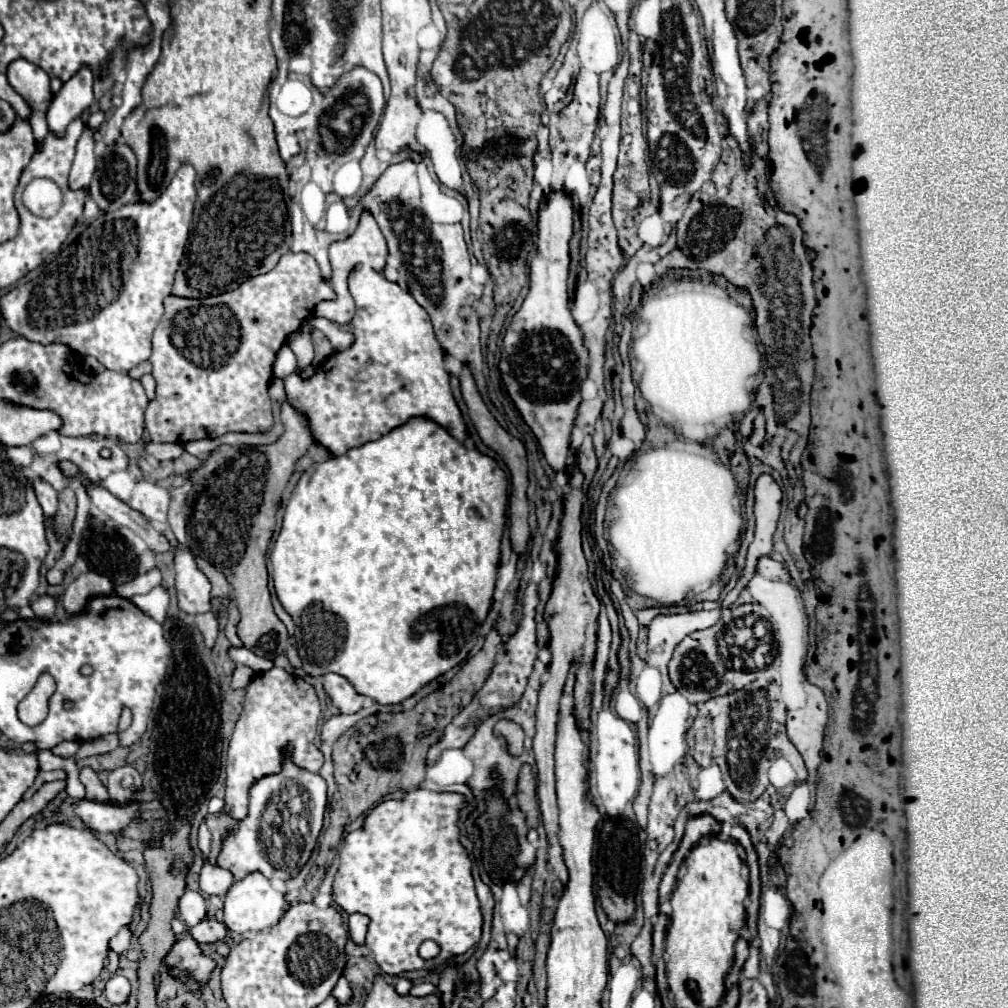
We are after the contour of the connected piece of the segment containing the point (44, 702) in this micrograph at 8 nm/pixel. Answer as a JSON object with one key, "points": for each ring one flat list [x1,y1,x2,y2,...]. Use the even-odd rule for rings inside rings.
{"points":[[42,675,36,687,20,701,18,717,26,725,38,725,48,713,48,701,54,693,54,679,50,675]]}

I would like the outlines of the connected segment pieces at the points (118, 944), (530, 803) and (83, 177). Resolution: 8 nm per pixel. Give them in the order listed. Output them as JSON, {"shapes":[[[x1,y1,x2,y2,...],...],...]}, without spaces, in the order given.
{"shapes":[[[124,925,116,937,110,939,110,949,116,951,116,953,124,953,130,945,130,937,132,937,132,931,130,931,130,925]],[[522,765,522,769,520,769,518,785,516,785,516,797,518,797,518,807,526,815,528,827,538,827,538,823,540,823,540,805,536,801,536,779,532,775,530,765]],[[84,125,82,137,76,145,76,157,70,171,70,187,80,189,88,187,96,171,96,155,94,155,94,129]]]}

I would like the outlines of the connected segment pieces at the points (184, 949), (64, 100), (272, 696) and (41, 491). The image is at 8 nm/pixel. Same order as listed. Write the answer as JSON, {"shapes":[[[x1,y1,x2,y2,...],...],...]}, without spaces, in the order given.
{"shapes":[[[190,931,176,935,176,941,166,959,174,959,174,963,168,967,170,977,194,983,198,989,204,989,208,985,212,971,216,969,216,961,200,949]],[[90,67,78,69,70,81,64,81,60,93,52,101,52,107,48,109,48,127,54,133,64,133,66,125,80,117,80,113,92,105,92,83,94,83,94,73]],[[274,667,270,671,256,673,256,677,250,681,246,687,246,701,244,709,240,713,240,719,234,727,230,749,228,749,228,761,226,761,226,811,234,819,246,817,246,807,248,807,248,789,250,785,276,771,278,767,278,751,280,747,290,741,294,745,292,761,308,769,312,773,318,773,324,757,320,749,314,745,316,729,318,729,318,717,320,717,320,699,316,695,316,689,312,683,306,683,304,677]],[[30,479,32,485,34,485,34,491,36,491,36,497,38,497,38,503,44,511,44,515,48,519,52,519,58,511,58,493,52,489,52,485,40,481,40,479]]]}

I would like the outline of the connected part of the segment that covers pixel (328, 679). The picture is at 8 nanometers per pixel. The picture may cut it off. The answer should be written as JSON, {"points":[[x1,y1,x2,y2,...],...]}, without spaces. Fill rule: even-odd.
{"points":[[338,673,324,675,324,691,342,713,356,713,364,703,364,697,354,693,354,685,350,685,350,681]]}

